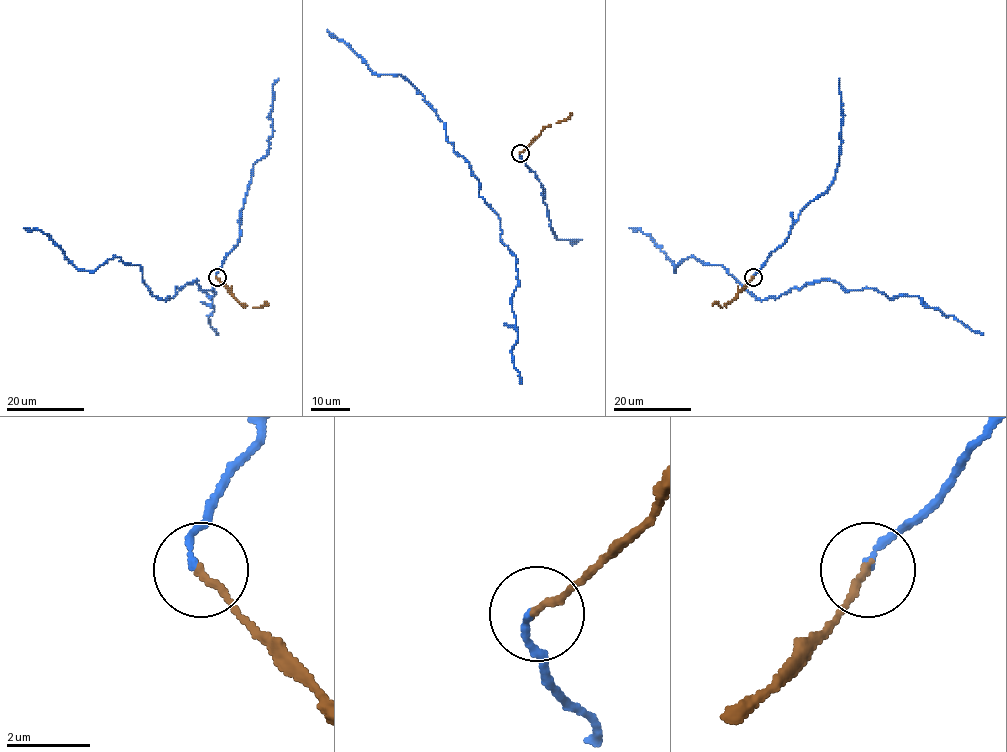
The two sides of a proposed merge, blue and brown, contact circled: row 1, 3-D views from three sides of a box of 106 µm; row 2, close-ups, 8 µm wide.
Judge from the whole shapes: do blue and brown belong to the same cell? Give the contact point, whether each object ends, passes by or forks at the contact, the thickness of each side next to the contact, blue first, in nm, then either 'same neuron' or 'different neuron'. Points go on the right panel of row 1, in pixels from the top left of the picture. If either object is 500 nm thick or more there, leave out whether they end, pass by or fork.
place (753, 277); blue ends; brown ends; calibres 160 and 190 nm; same neuron

